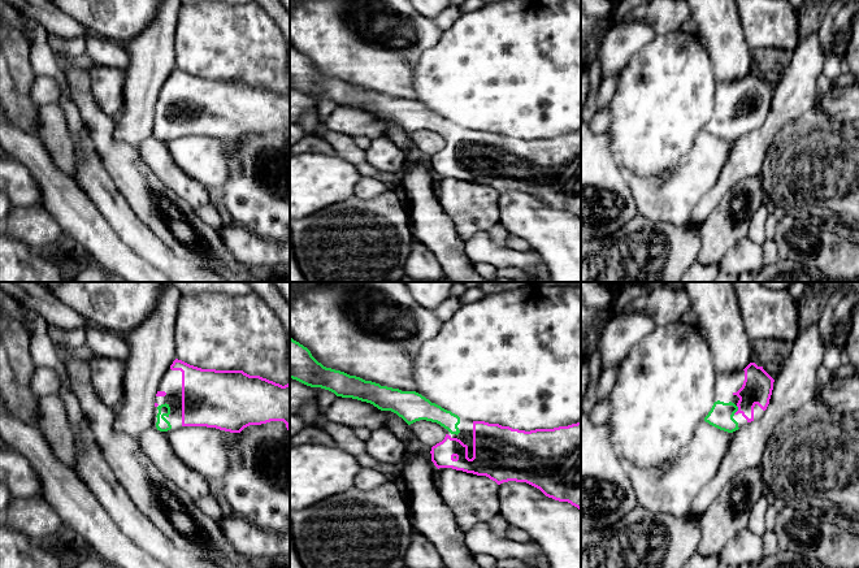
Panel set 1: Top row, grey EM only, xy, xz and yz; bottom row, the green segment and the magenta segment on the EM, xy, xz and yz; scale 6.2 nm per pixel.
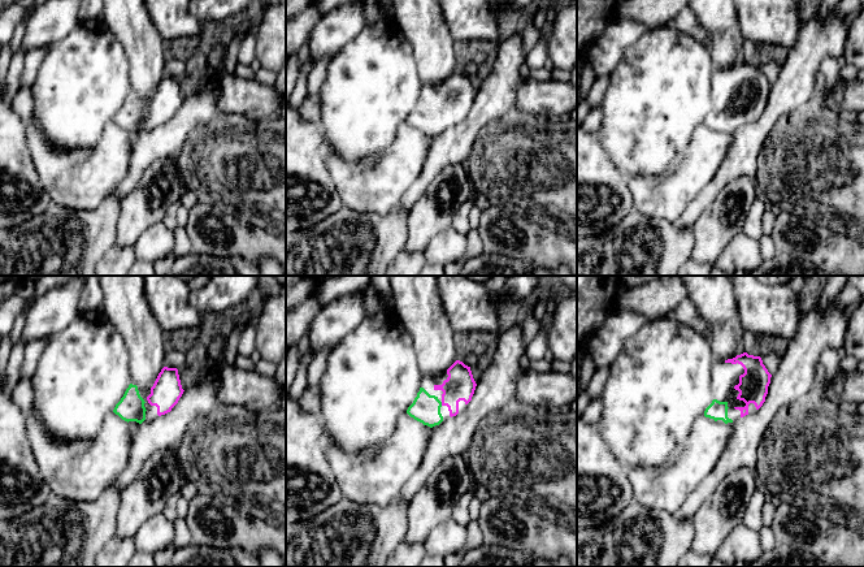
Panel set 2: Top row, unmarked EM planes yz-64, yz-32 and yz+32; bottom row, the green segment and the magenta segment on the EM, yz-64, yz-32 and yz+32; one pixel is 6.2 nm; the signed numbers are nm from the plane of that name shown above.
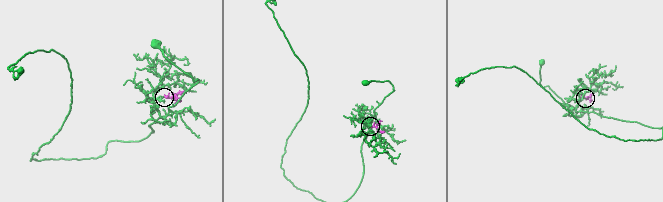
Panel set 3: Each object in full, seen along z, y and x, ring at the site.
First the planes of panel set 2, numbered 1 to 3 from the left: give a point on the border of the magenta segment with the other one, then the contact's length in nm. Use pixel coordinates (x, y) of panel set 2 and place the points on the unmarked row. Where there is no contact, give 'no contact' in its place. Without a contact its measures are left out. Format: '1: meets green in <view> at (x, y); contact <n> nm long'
1: no contact
2: meets green in yz-32 at (441, 112); contact 30 nm long
3: no contact

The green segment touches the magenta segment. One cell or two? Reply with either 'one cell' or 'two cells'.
one cell

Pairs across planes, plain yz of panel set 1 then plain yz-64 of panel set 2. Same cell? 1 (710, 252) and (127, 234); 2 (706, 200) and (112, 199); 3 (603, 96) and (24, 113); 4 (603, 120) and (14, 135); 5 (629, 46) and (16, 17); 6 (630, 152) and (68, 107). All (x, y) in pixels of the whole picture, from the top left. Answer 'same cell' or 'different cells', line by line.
1: same cell
2: different cells
3: different cells
4: different cells
5: different cells
6: same cell

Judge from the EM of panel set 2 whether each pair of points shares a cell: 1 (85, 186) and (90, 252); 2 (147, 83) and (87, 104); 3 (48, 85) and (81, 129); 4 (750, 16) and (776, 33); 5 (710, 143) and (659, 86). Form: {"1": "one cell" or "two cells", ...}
{"1": "two cells", "2": "two cells", "3": "one cell", "4": "one cell", "5": "two cells"}

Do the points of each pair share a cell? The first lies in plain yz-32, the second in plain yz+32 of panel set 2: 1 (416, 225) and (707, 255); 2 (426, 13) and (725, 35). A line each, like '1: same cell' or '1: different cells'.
1: same cell
2: same cell

